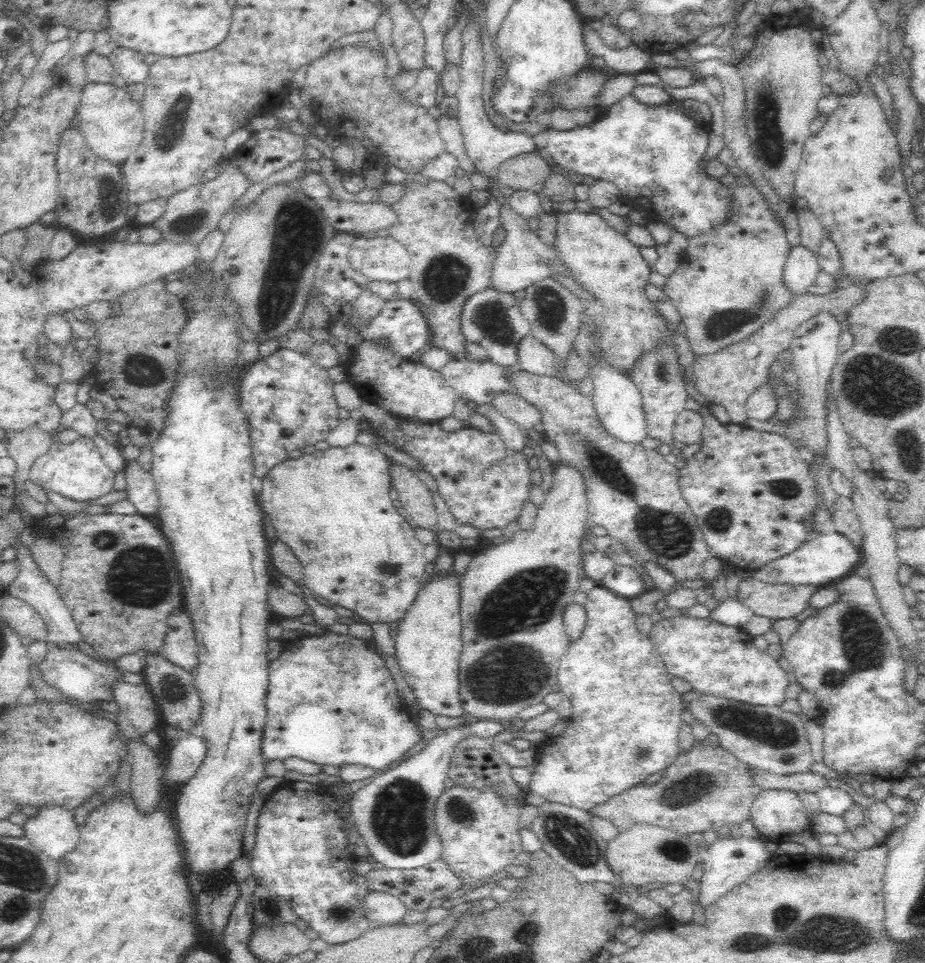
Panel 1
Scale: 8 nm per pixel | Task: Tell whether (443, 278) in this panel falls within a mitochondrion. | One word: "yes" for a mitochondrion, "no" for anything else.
yes

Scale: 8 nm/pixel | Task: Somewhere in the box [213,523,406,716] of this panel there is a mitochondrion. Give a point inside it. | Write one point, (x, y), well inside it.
(386, 568)

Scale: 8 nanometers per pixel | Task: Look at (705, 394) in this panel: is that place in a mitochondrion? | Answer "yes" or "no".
no

